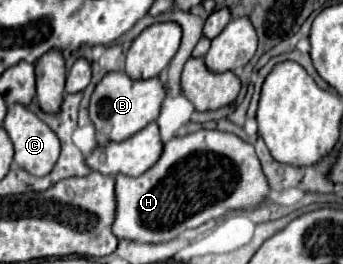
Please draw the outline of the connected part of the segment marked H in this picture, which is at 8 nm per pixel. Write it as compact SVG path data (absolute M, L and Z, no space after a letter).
M198 130L164 142L158 162L140 176L116 174L116 218L112 232L122 240L166 242L230 210L258 208L268 196L268 180L254 146L230 132Z

